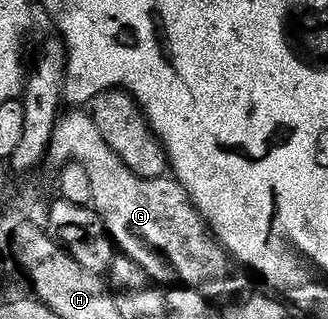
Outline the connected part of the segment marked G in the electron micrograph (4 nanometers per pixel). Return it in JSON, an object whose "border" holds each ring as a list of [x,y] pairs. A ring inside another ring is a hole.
{"border":[[[70,108],[59,117],[56,128],[52,132],[48,162],[51,162],[55,168],[67,166],[69,162],[84,164],[88,177],[92,180],[92,209],[100,216],[100,220],[104,220],[104,228],[108,228],[115,247],[125,257],[136,260],[136,264],[140,264],[140,268],[144,268],[144,272],[148,272],[148,276],[155,283],[177,284],[182,288],[198,290],[211,300],[217,300],[230,293],[238,296],[245,291],[242,289],[246,286],[247,275],[219,244],[210,230],[210,225],[202,219],[200,212],[192,204],[188,192],[180,185],[177,178],[136,176],[136,172],[132,172],[132,168],[128,168],[128,164],[124,164],[120,156],[116,156],[116,152],[108,148],[108,144],[104,144],[104,136],[100,136],[100,128],[96,128],[96,124],[85,109]]]}

